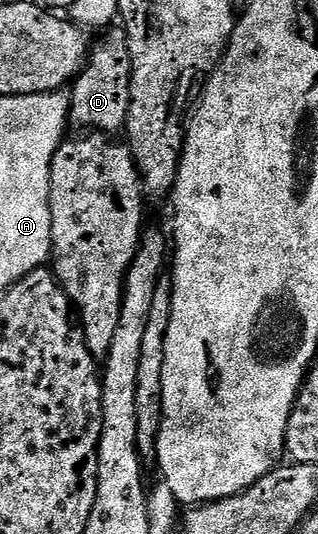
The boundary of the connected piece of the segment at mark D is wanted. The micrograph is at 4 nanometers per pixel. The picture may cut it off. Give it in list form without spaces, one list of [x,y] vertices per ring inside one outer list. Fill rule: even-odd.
[[[125,30],[113,31],[106,33],[111,35],[104,36],[99,44],[95,44],[86,68],[74,80],[69,92],[70,123],[79,123],[82,129],[93,129],[98,133],[121,132],[126,126],[130,104],[130,82],[134,76],[132,57],[126,44]]]

